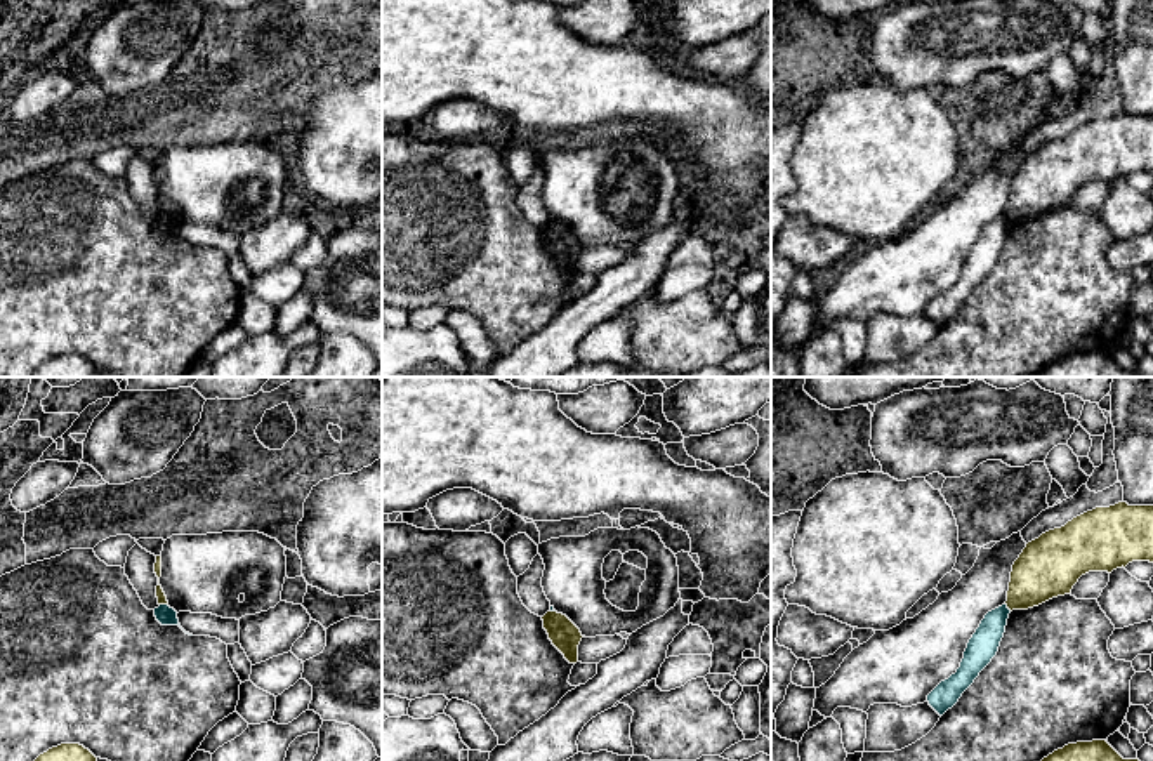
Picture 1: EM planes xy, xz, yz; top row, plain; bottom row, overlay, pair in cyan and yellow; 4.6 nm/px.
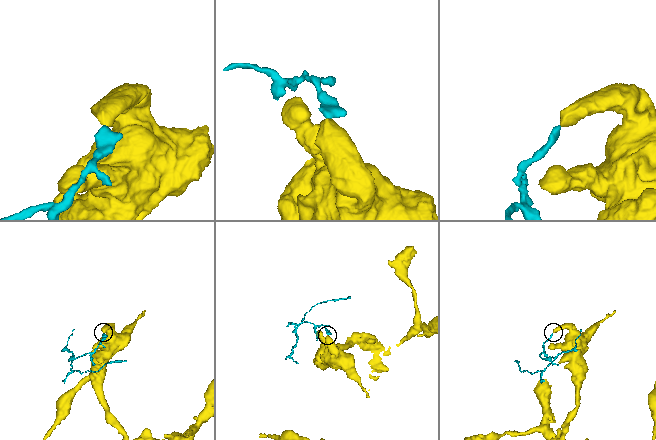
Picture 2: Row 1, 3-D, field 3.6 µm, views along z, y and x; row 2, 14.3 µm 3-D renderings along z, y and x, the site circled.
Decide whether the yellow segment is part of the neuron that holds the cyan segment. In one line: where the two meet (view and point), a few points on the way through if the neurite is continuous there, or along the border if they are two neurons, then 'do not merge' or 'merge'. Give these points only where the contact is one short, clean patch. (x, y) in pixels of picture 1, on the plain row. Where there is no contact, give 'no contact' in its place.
meets cyan in xy at (164, 216); border along xy (160, 214), (167, 216); do not merge

